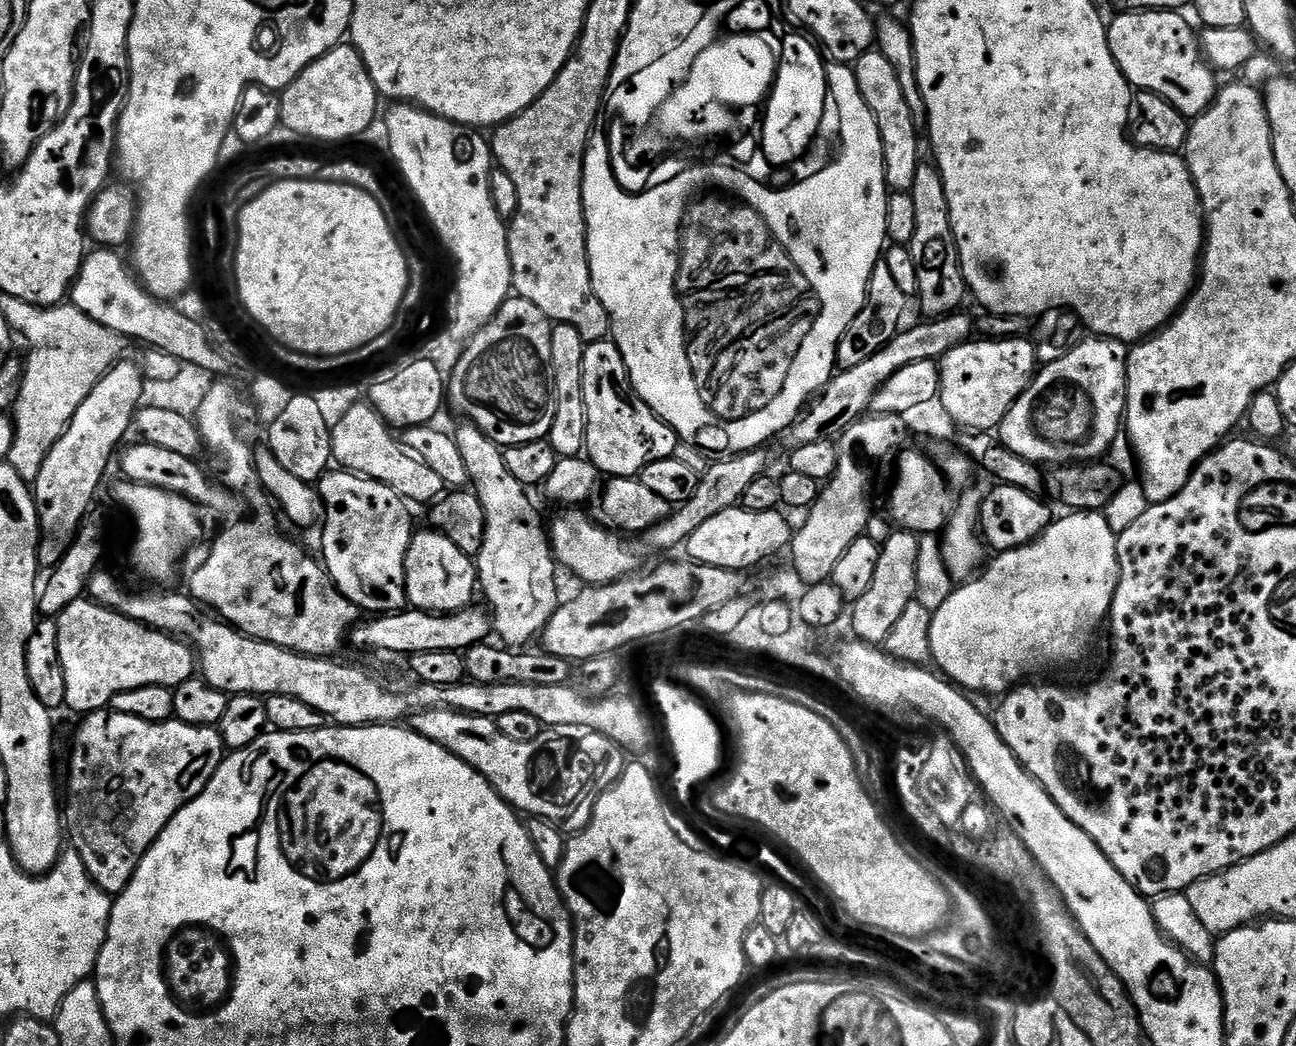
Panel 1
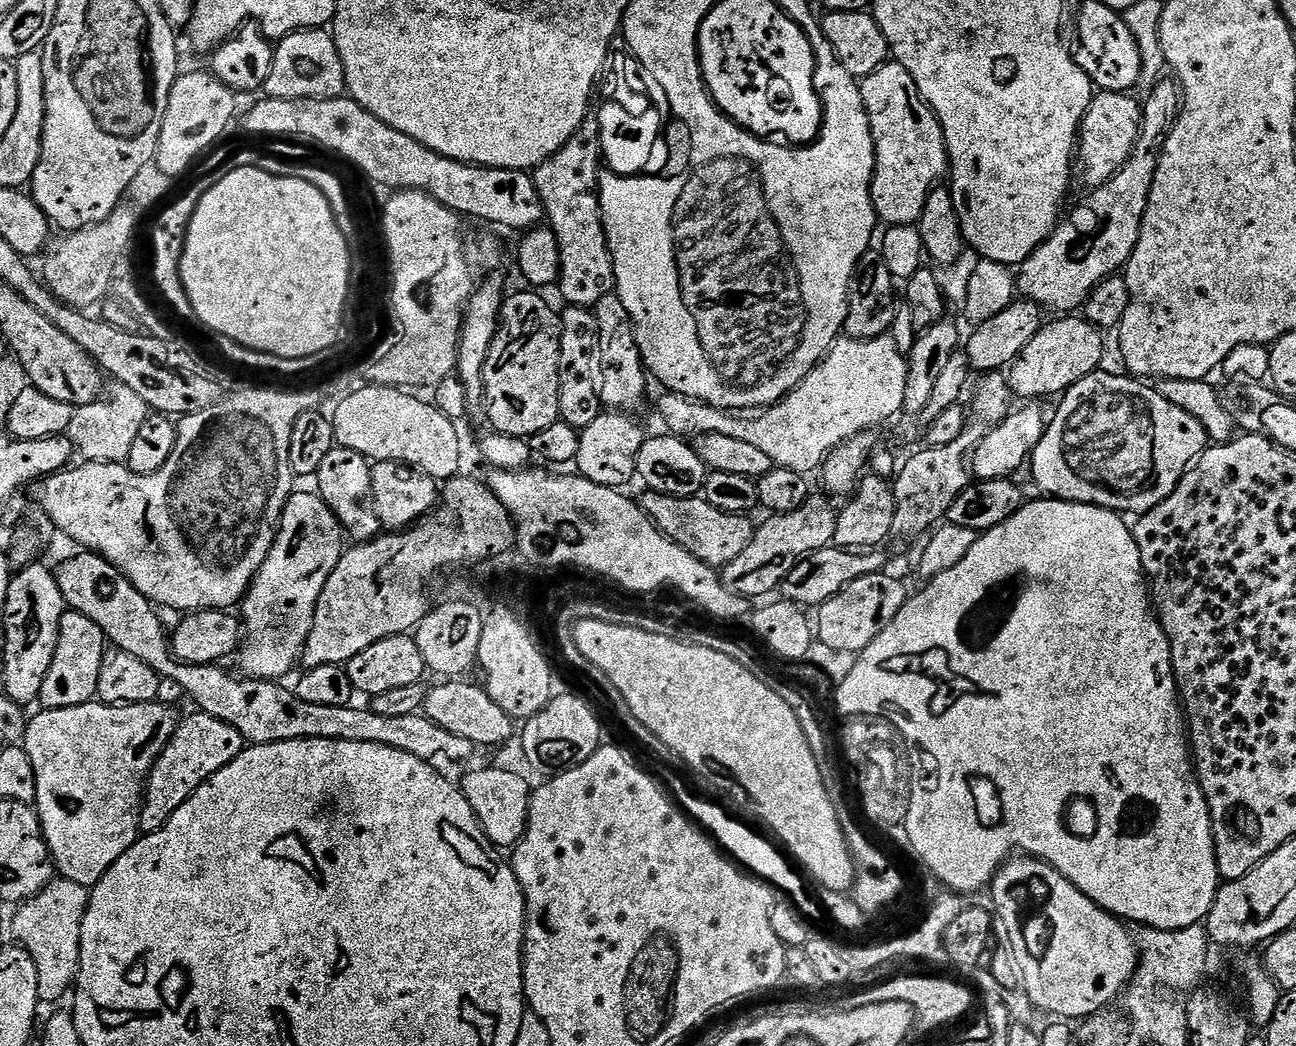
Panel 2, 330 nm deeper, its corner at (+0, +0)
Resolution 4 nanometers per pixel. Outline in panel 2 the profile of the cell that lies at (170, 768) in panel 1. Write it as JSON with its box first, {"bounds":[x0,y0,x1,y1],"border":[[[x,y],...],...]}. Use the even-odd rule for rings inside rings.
{"bounds":[140,710,246,834],"border":[[[199,710],[193,711],[193,716],[188,716],[176,725],[176,732],[170,738],[166,750],[157,758],[144,790],[144,799],[140,809],[140,831],[147,834],[162,830],[166,822],[197,792],[206,781],[218,770],[225,768],[238,754],[243,752],[246,741],[234,726],[222,722],[213,716]]]}

